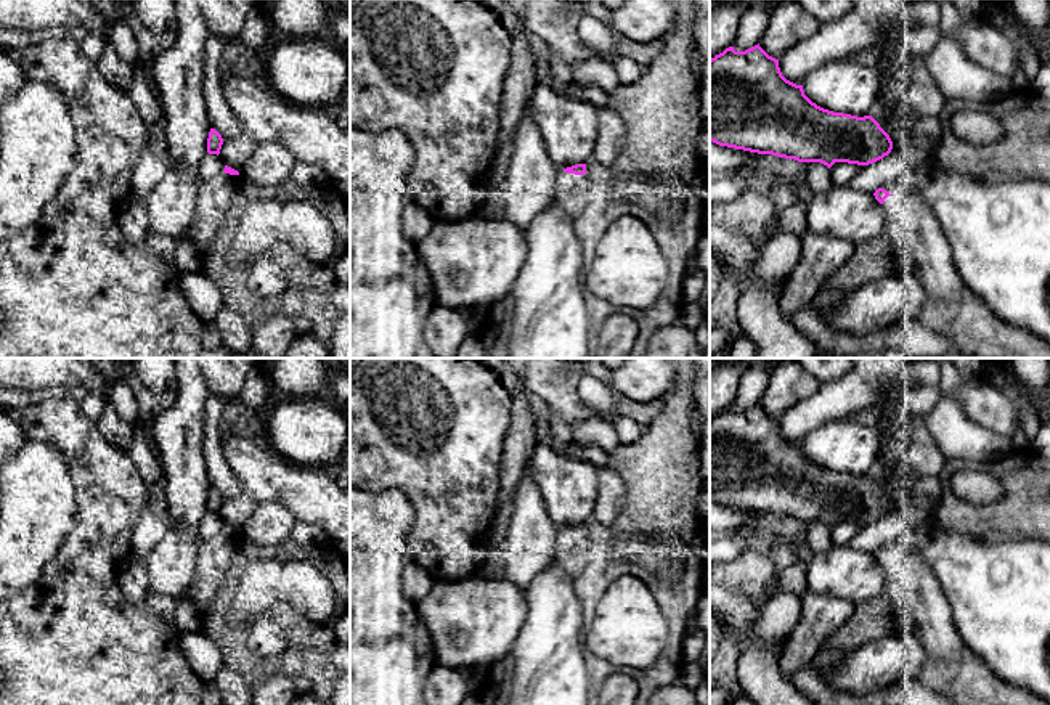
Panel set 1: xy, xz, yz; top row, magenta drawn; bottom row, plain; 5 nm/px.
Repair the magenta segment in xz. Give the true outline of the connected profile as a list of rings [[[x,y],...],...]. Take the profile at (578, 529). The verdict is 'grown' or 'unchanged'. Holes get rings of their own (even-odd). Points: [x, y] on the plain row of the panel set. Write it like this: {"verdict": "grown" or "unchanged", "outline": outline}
{"verdict": "grown", "outline": [[[576,524],[559,532],[556,540],[554,562],[575,580],[588,564],[591,541],[586,533],[586,524]]]}

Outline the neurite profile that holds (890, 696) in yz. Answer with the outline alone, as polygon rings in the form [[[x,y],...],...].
[[[897,681],[888,689],[881,691],[872,699],[865,699],[864,705],[901,705],[899,694],[904,689],[904,683]]]

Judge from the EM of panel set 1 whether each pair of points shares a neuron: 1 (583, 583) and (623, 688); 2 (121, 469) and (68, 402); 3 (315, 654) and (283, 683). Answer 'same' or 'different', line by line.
1: different
2: same
3: different

